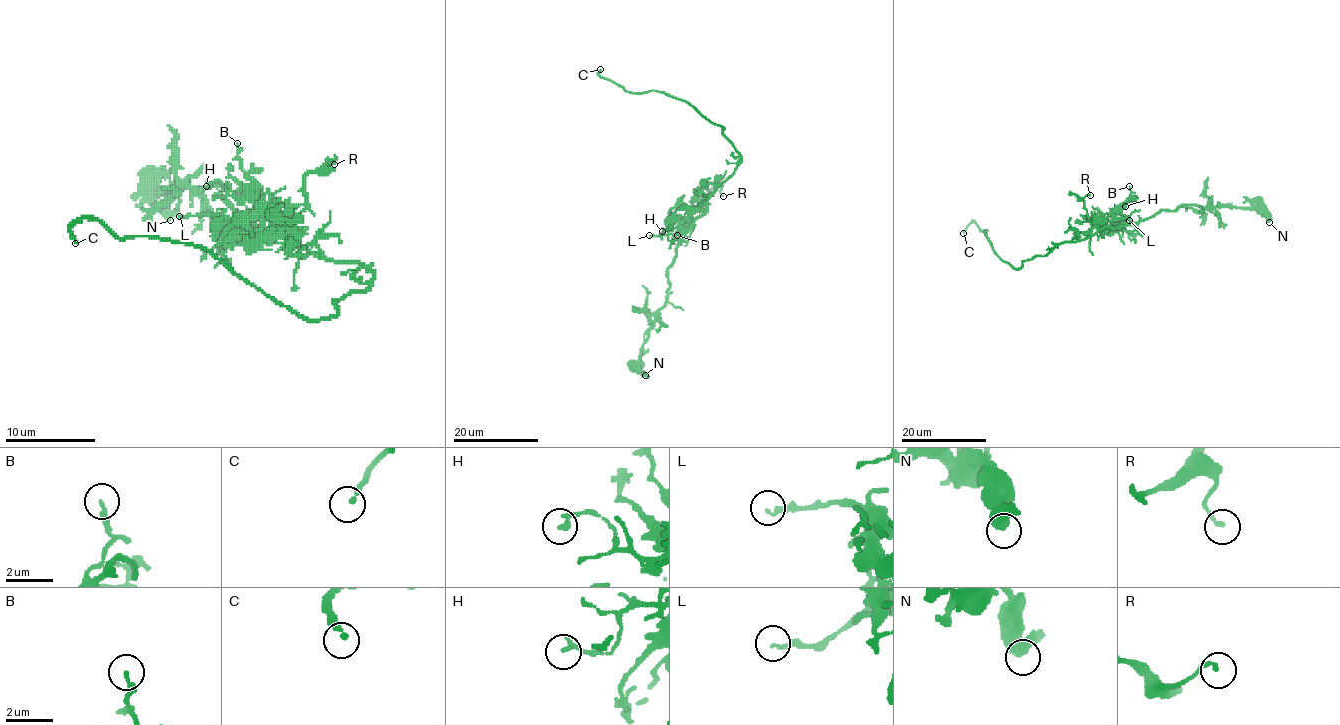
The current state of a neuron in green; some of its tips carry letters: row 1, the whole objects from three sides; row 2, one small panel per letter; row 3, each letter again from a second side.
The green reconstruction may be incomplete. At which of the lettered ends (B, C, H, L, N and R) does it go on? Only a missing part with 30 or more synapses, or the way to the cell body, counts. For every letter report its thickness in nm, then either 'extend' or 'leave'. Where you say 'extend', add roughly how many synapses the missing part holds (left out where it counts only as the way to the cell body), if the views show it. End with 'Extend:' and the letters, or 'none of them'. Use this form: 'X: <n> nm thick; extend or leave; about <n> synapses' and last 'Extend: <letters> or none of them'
B: 240 nm thick; leave
C: 220 nm thick; extend
H: 220 nm thick; leave
L: 140 nm thick; leave
N: 440 nm thick; leave
R: 160 nm thick; leave
Extend: C

